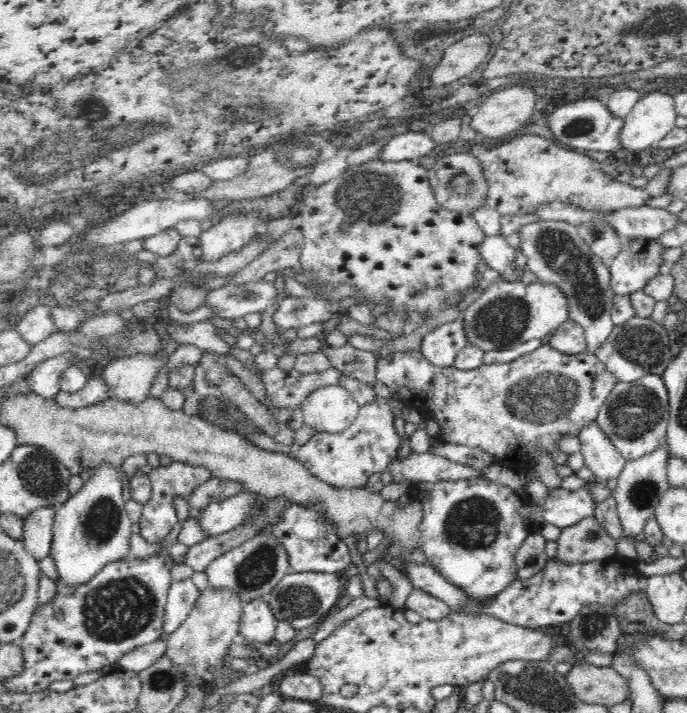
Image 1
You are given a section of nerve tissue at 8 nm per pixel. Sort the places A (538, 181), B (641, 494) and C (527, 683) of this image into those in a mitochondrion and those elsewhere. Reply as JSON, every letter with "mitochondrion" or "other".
{"A":"other","B":"mitochondrion","C":"mitochondrion"}

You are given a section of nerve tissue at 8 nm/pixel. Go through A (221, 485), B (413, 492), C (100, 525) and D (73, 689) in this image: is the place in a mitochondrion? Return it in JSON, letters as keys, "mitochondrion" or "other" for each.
{"A":"other","B":"other","C":"mitochondrion","D":"other"}

